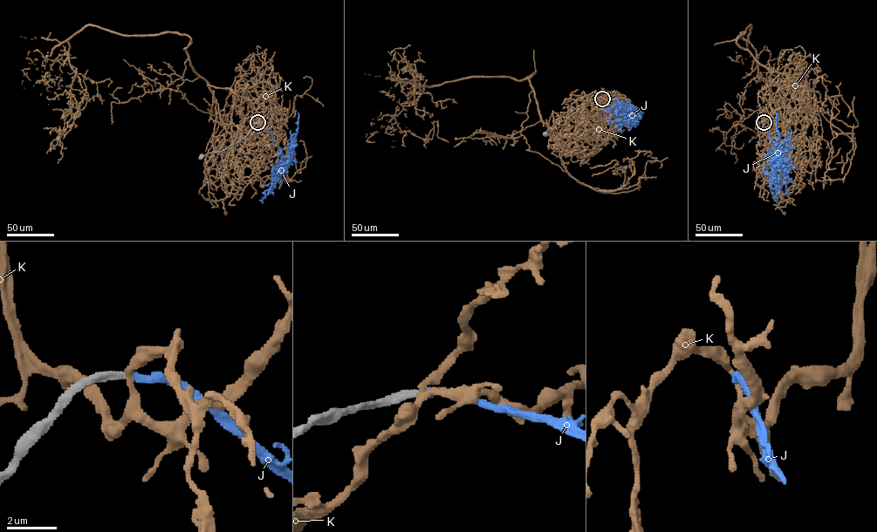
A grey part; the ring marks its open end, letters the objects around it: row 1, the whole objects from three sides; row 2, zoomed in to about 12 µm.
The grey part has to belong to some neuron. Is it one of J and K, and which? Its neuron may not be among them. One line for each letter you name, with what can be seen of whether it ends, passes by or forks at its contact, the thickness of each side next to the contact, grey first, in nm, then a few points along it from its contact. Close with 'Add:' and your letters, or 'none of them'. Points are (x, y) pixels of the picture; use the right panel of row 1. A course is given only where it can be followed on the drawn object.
J: it ends there; 280 nm thick on the grey side, 240 nm on the other; it runs (763, 122), (778, 153), (774, 161), (767, 161), (771, 169), (770, 190), (777, 203)
Add: J

